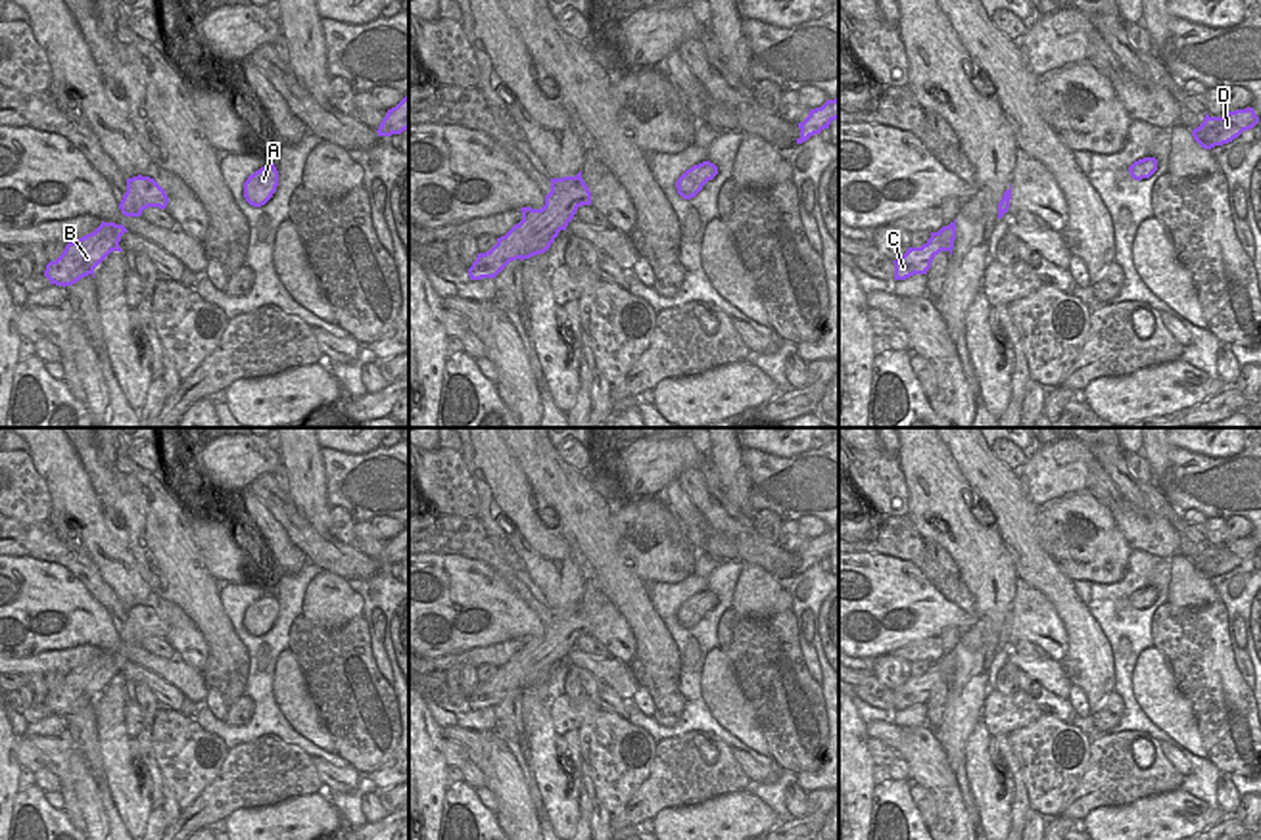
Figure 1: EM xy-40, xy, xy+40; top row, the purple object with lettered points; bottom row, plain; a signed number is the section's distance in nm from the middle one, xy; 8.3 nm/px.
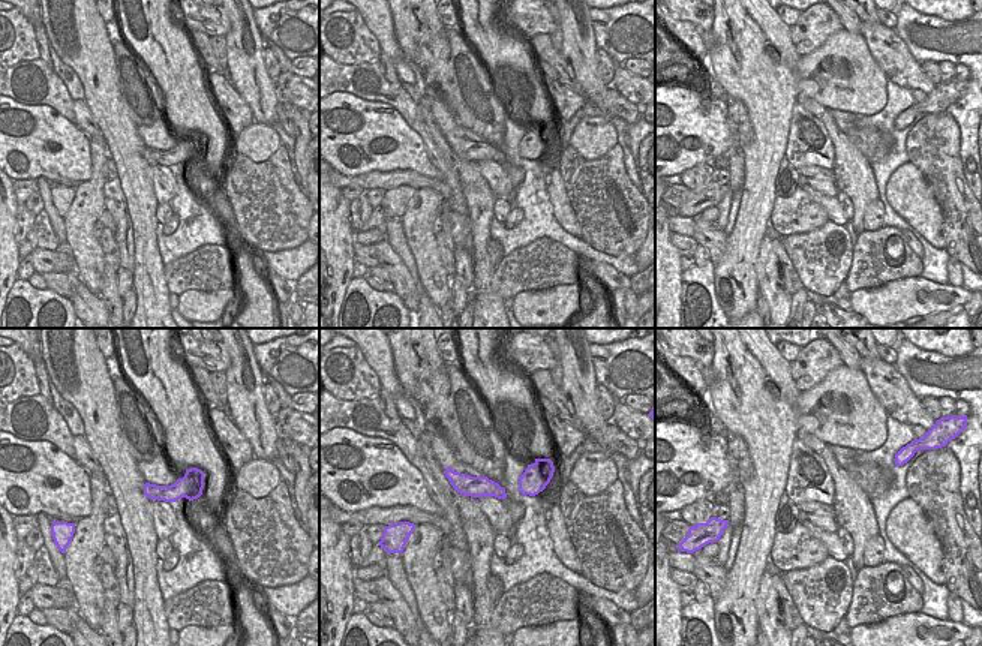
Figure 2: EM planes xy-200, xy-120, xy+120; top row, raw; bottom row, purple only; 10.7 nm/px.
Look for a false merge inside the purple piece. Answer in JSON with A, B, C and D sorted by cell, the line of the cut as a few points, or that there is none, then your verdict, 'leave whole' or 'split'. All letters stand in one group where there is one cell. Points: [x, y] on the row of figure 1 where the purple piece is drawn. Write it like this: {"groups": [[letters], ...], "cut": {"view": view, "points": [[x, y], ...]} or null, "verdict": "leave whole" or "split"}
{"groups": [["A", "B", "C", "D"]], "cut": null, "verdict": "leave whole"}

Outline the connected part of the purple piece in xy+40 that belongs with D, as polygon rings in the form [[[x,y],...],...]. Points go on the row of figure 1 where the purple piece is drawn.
[[[1253,107],[1228,111],[1223,117],[1209,117],[1205,113],[1203,123],[1192,130],[1194,140],[1211,150],[1238,138],[1244,130],[1253,128],[1259,123]]]

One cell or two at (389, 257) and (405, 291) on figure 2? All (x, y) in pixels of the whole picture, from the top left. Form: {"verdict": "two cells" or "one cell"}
{"verdict": "one cell"}

